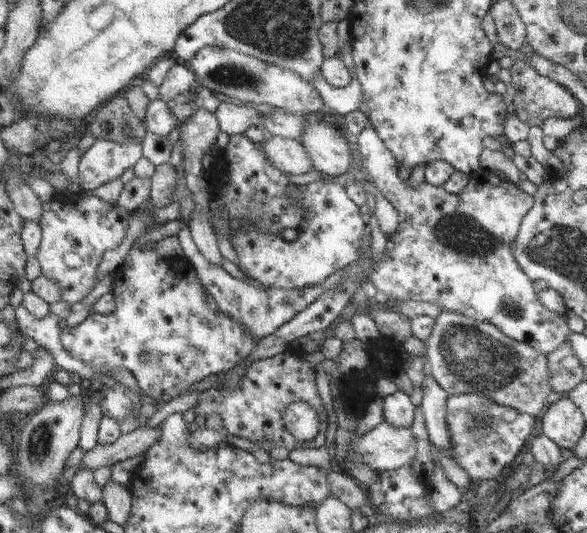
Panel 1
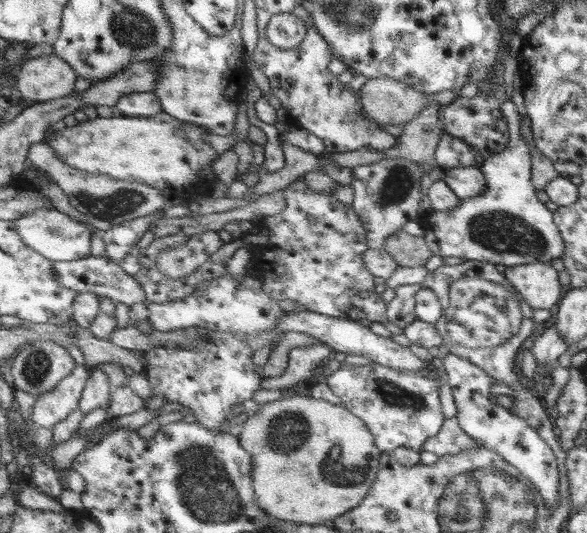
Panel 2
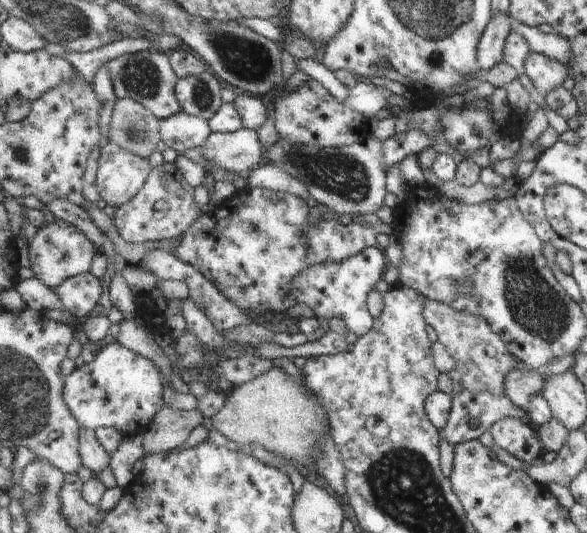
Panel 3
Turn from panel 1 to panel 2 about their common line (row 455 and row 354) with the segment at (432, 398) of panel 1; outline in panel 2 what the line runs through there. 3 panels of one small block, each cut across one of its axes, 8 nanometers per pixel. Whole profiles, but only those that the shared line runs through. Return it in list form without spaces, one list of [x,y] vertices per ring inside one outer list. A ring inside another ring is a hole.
[[[451,352],[440,357],[458,407],[456,418],[461,428],[470,437],[483,443],[492,451],[497,451],[505,460],[508,460],[517,472],[530,479],[536,493],[541,495],[543,503],[547,507],[553,507],[557,501],[556,490],[559,489],[561,478],[557,472],[555,456],[549,446],[545,444],[544,439],[537,434],[535,428],[517,414],[495,403],[494,394],[499,393],[501,387],[497,386],[497,382],[479,366]]]

